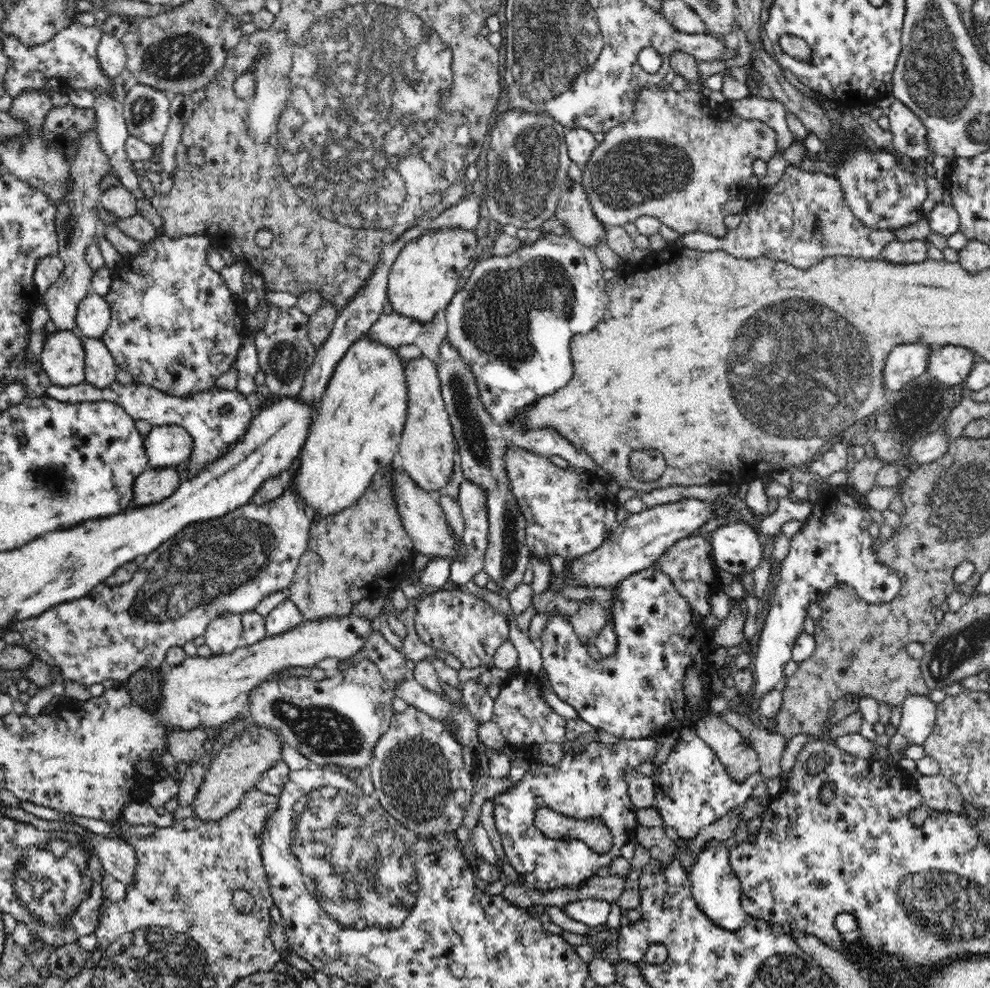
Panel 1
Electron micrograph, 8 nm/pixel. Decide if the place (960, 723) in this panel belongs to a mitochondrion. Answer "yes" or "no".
no

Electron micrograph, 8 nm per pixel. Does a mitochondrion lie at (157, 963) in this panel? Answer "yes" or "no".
yes

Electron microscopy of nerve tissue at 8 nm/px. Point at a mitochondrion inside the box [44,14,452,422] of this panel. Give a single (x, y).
(179, 57)

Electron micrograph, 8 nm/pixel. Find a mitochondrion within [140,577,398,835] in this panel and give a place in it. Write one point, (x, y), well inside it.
(325, 731)

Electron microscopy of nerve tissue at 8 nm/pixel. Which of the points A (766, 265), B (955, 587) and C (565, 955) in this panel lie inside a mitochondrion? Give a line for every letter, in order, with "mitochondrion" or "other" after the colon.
A: other
B: other
C: other

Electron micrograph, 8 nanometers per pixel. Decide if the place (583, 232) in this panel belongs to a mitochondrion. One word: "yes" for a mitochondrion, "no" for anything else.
no

